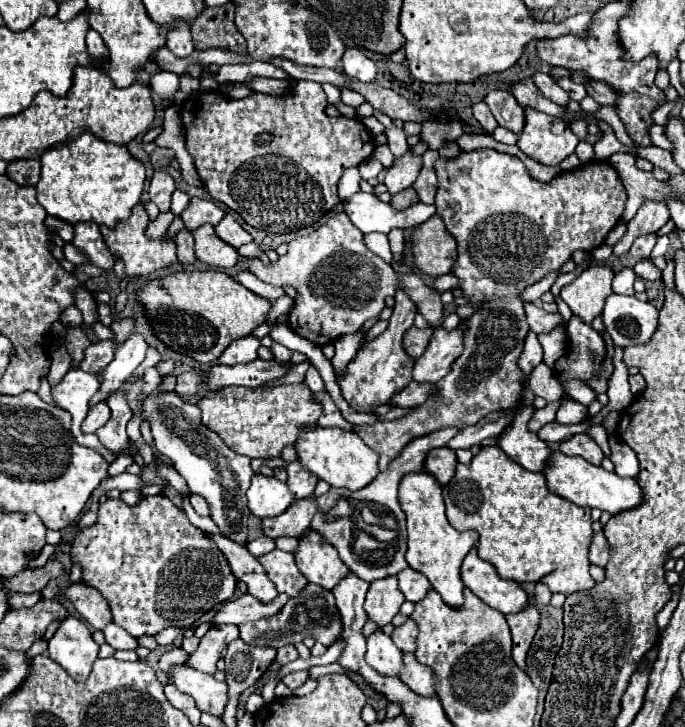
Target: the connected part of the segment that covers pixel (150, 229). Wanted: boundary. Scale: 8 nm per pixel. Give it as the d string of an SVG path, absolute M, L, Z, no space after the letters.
M160 212L159 216L151 221L147 227L147 235L150 238L162 238L175 216L172 212Z

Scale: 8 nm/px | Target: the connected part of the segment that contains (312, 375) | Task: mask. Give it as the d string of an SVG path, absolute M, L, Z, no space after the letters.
M309 366L309 370L307 370L305 376L309 376L309 378L305 378L305 384L307 384L313 392L323 392L323 390L325 390L325 384L323 384L323 380L321 380L321 376L319 376L319 372L317 372L315 366Z

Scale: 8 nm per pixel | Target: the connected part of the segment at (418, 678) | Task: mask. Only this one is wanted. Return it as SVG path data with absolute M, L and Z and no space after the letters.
M405 654L405 670L399 676L415 694L419 696L435 696L435 672L423 666L413 654Z

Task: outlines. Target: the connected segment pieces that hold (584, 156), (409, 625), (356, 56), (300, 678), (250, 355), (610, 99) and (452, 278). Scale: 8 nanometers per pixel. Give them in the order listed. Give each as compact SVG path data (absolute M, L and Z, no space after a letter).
M585 141L579 142L575 149L575 154L582 164L585 164L585 162L591 162L591 160L596 159L593 146Z
M409 618L403 626L395 628L391 634L391 640L403 650L403 652L415 652L415 636L417 636L417 626Z
M347 48L343 54L343 70L361 82L373 82L377 78L377 66L359 48Z
M291 672L291 674L287 674L287 676L283 678L283 682L285 682L291 690L295 690L295 688L299 688L301 684L305 684L307 678L309 678L307 672Z
M245 336L245 338L239 338L235 340L233 344L227 346L227 350L221 354L219 362L221 364L245 364L245 362L251 362L251 360L257 360L257 350L261 346L261 340L255 338L255 336Z
M589 80L585 82L587 96L591 96L601 106L615 106L615 88L603 84L603 80Z
M443 274L435 280L437 292L445 292L445 290L451 290L451 288L457 288L457 286L459 286L459 278L455 274Z

